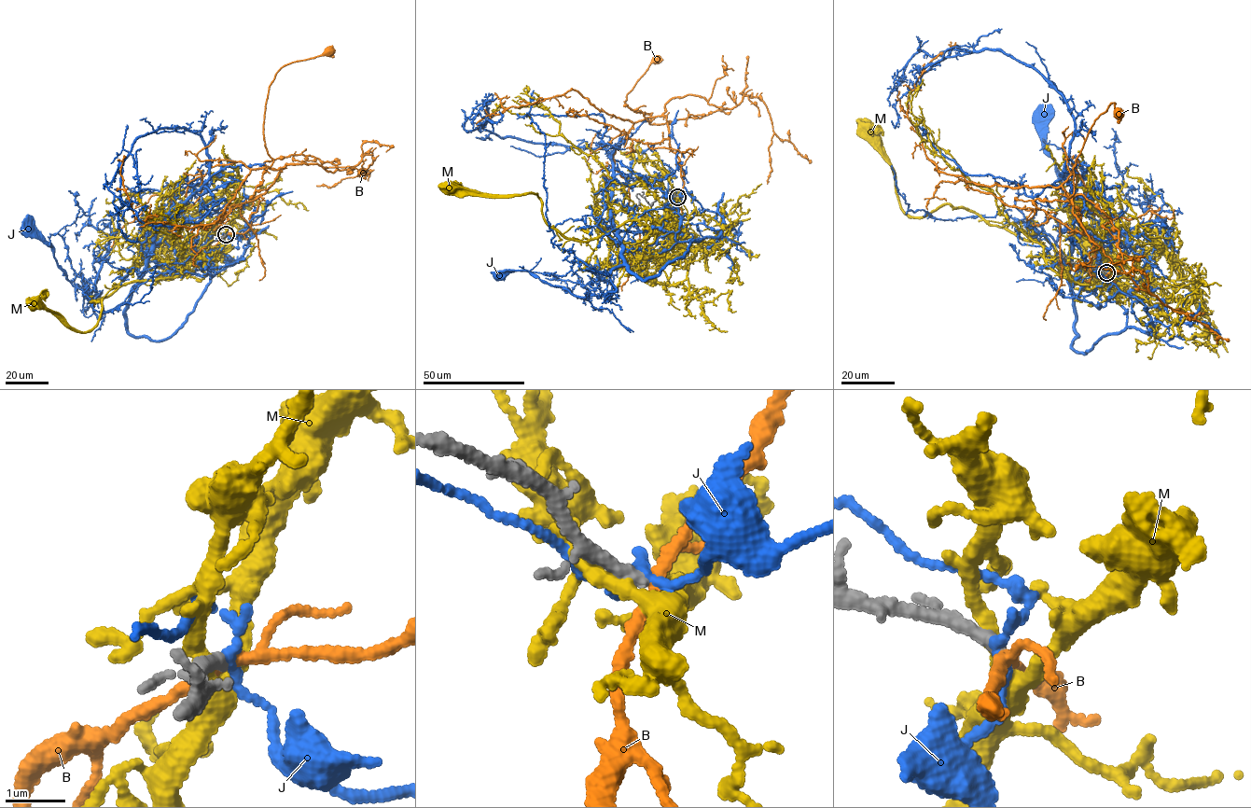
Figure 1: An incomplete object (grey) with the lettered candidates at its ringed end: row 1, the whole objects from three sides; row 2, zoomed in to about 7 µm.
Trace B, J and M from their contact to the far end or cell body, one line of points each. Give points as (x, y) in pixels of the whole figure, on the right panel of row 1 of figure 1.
B: (1106, 273), (1089, 271), (1092, 239), (1070, 198), (1073, 167), (1095, 119), (1114, 103), (1118, 114)
J: (1106, 272), (1145, 304), (1152, 327), (1076, 351), (1071, 283), (1059, 275), (1073, 285), (1082, 232), (1041, 118)
M: (1106, 272), (1113, 296), (973, 212), (910, 215), (866, 129)

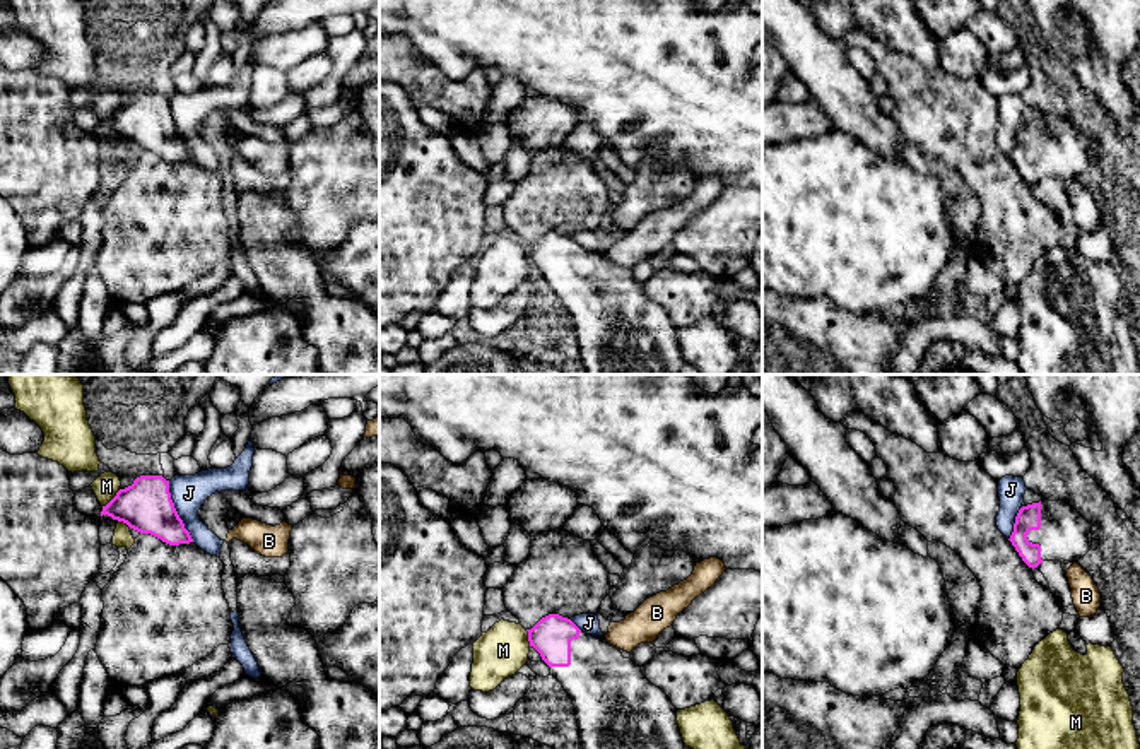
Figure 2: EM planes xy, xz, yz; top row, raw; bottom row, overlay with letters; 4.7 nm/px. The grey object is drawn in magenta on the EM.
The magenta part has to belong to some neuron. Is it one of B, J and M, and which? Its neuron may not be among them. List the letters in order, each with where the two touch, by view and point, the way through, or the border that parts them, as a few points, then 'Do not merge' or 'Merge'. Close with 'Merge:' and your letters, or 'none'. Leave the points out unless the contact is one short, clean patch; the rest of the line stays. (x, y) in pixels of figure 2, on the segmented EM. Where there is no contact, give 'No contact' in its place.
B: No contact. Do not merge
J: Touches magenta at xy (176, 512). Boundary: xy (168, 481), (173, 507), (193, 541). Do not merge
M: Touches magenta at xy (113, 498). Boundary: xy (120, 489), (103, 507). Do not merge
Merge: none

